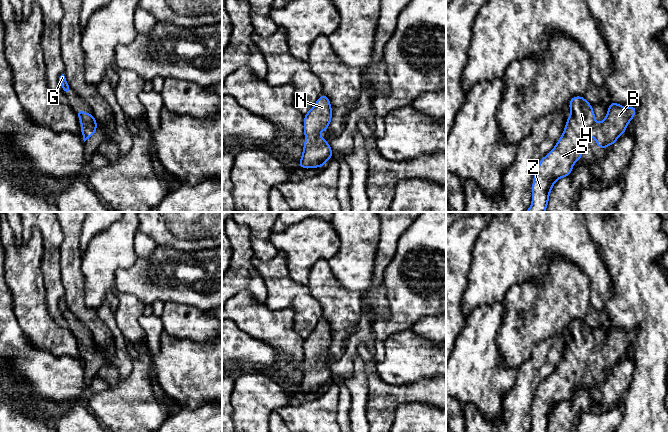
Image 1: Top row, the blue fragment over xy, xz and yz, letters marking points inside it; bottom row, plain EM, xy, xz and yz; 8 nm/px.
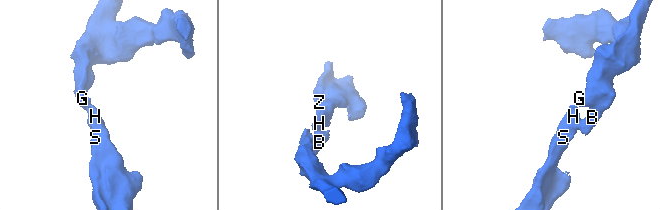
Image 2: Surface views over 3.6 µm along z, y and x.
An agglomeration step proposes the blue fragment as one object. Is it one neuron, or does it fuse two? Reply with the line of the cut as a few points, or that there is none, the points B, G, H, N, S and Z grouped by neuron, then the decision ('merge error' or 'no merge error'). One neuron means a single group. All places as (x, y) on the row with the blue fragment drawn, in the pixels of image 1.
cut none; groups B G H N S Z; no merge error

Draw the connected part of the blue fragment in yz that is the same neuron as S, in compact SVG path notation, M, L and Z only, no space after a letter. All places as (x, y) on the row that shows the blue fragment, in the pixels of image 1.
M573 96L569 101L571 113L561 137L555 147L539 161L532 182L531 206L526 212L545 212L555 182L571 175L573 165L581 159L583 151L587 147L587 139L593 135L600 149L614 145L617 139L626 132L629 122L635 117L636 108L636 105L625 108L621 104L611 101L605 119L597 124L593 106L583 96Z

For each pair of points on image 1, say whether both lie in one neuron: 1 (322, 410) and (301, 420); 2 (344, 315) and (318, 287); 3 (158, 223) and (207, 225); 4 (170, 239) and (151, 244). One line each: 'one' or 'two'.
1: one
2: one
3: one
4: two

